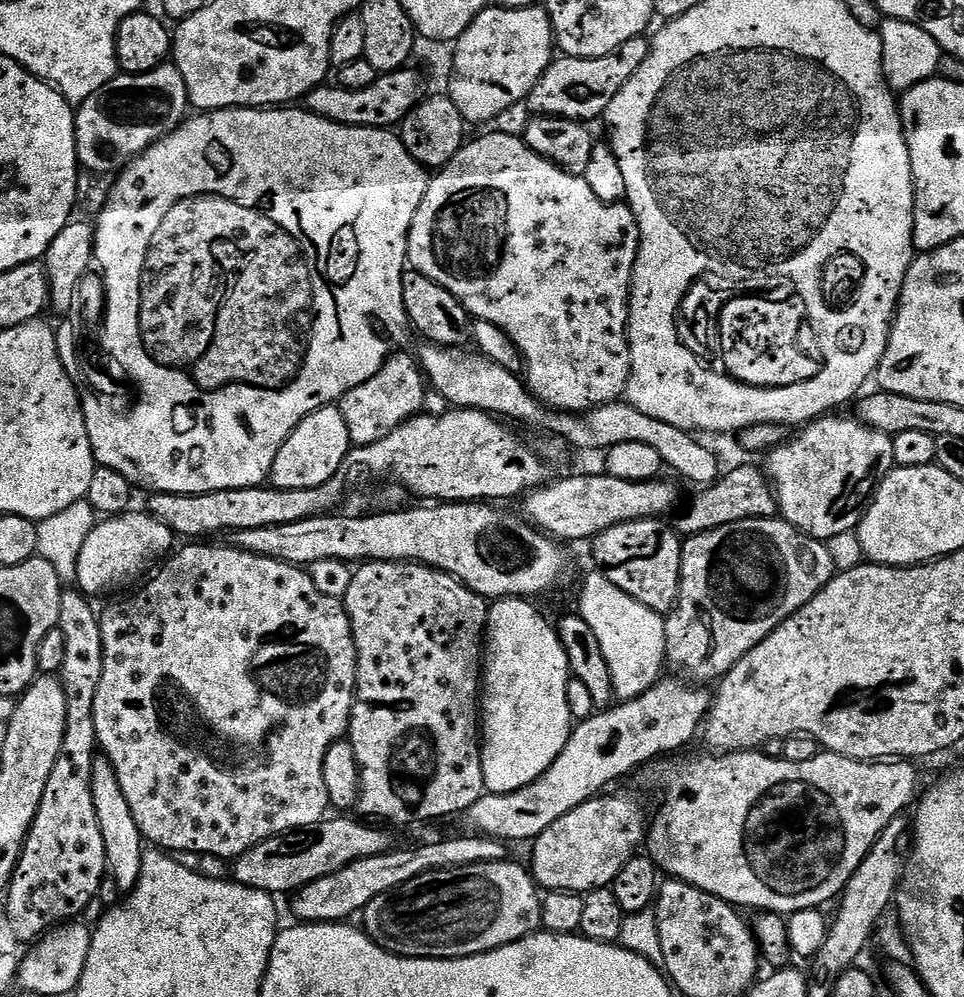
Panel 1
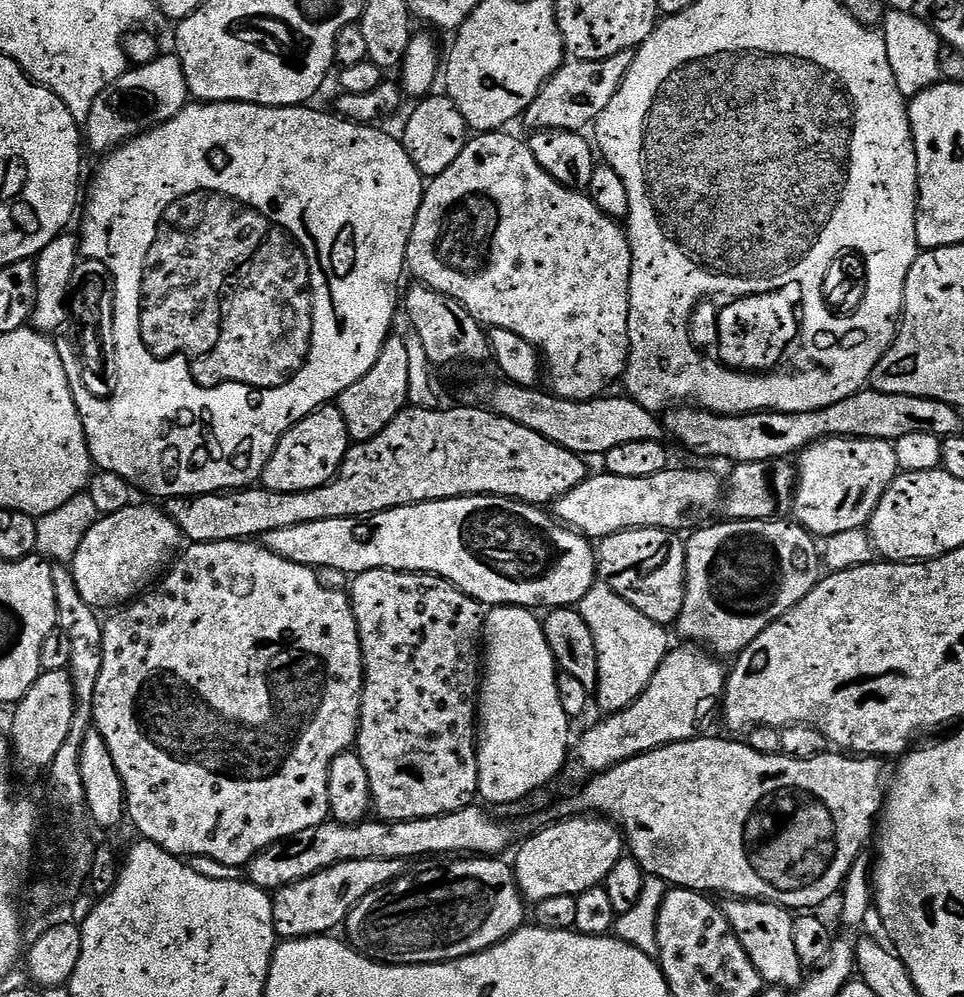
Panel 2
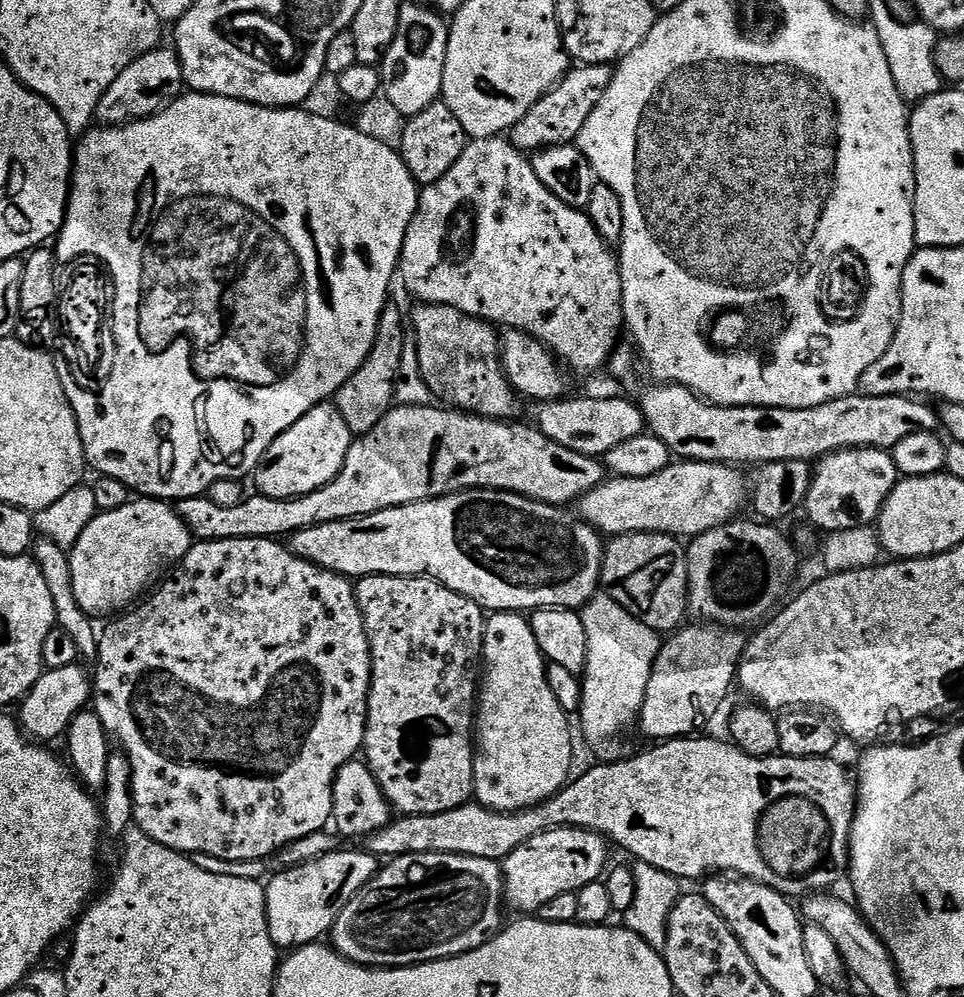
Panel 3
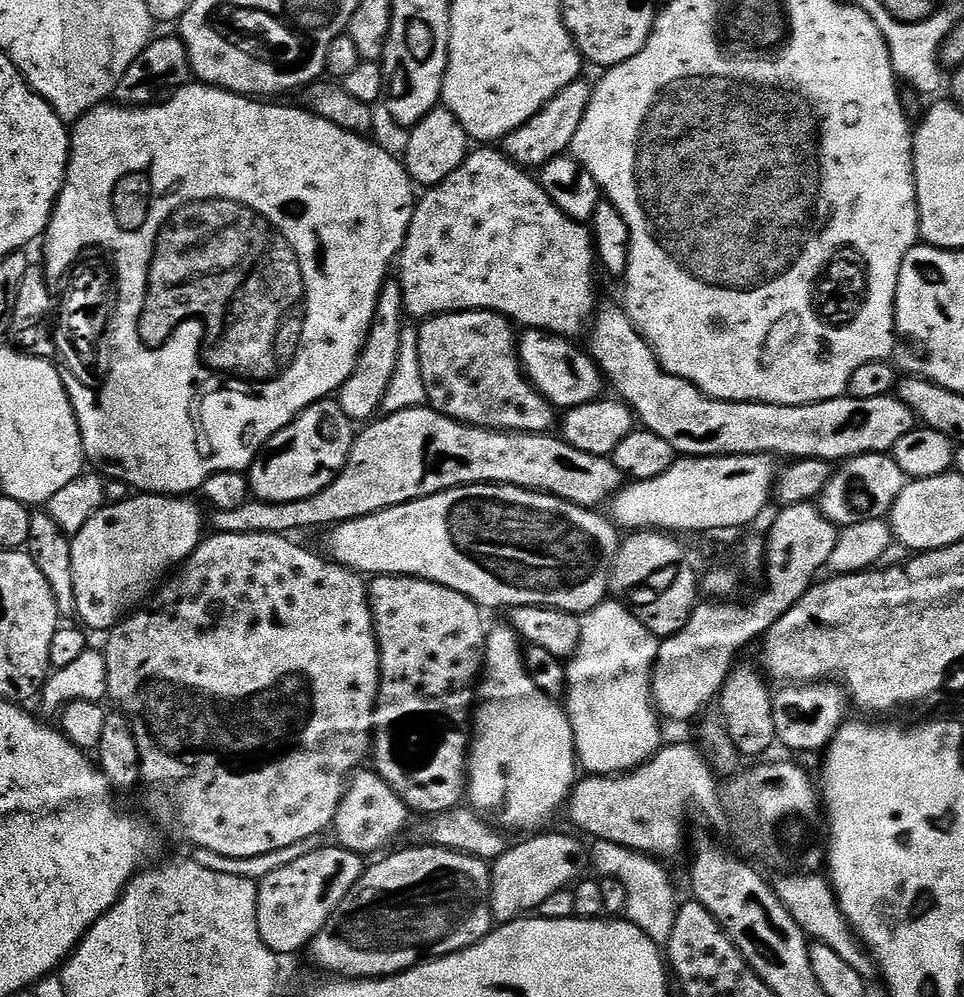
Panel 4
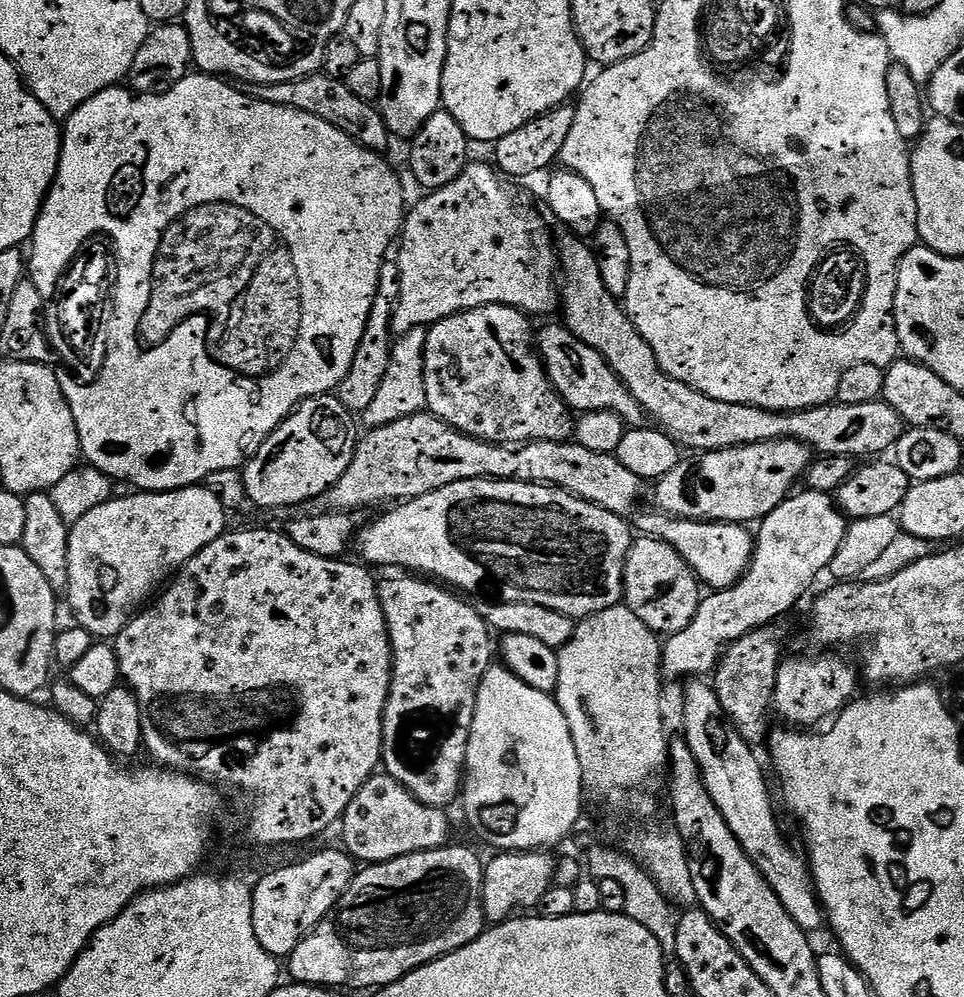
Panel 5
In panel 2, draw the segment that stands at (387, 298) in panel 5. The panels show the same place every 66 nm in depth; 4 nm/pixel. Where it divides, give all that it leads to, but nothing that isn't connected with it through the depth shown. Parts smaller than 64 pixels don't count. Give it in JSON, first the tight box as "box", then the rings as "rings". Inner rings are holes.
{"box":[338,334,409,442],"rings":[[[400,334],[389,336],[382,346],[382,354],[378,354],[378,362],[370,366],[370,371],[354,386],[346,386],[338,397],[338,407],[346,422],[349,441],[363,442],[382,434],[390,422],[394,422],[397,414],[409,407],[409,355],[406,352],[406,342]]]}

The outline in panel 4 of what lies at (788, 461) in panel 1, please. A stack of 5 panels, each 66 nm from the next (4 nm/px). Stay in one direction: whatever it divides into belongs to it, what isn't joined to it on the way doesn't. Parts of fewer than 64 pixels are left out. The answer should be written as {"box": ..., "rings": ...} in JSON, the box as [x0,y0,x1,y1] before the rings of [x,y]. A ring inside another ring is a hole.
{"box":[818,452,905,528],"rings":[[[871,452],[865,456],[853,456],[833,471],[830,482],[818,497],[818,507],[830,523],[840,528],[854,526],[854,522],[882,520],[891,512],[905,483],[904,471],[891,455]]]}

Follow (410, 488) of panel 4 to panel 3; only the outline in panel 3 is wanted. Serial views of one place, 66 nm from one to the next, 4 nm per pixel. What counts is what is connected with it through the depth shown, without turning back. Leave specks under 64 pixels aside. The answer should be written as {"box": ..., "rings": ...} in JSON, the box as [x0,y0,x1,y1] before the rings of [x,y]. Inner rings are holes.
{"box":[178,406,606,542],"rings":[[[394,406],[385,414],[382,422],[374,426],[374,430],[353,439],[340,473],[329,484],[310,494],[294,498],[270,498],[252,494],[233,507],[218,506],[217,503],[208,500],[207,495],[202,495],[179,501],[178,511],[193,537],[200,542],[230,538],[275,540],[291,537],[292,533],[301,532],[310,526],[353,520],[387,508],[417,504],[419,500],[435,500],[437,496],[447,496],[449,492],[470,488],[496,488],[500,492],[516,492],[519,496],[538,502],[572,506],[580,497],[594,490],[594,486],[606,479],[606,469],[597,457],[566,450],[566,446],[558,446],[558,442],[546,438],[546,434],[542,434],[539,428],[531,423],[520,423],[487,420],[484,416],[449,410],[444,406]]]}

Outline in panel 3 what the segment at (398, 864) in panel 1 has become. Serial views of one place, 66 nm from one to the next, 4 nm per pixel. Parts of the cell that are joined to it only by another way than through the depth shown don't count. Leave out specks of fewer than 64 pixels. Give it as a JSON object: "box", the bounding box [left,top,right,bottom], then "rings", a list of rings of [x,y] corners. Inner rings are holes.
{"box":[264,850,381,950],"rings":[[[337,850],[293,868],[281,867],[280,873],[270,877],[264,884],[268,929],[277,949],[295,950],[307,944],[323,941],[331,933],[334,922],[338,922],[338,914],[346,910],[346,902],[350,902],[350,898],[354,898],[354,894],[358,894],[358,890],[366,887],[371,880],[377,879],[381,868],[381,861],[367,850],[361,852]]]}

